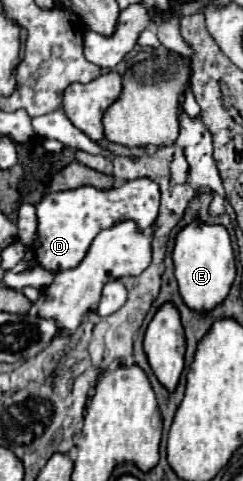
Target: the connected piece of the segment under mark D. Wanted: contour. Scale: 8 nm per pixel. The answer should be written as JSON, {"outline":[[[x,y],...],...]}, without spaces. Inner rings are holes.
{"outline":[[[149,178],[123,182],[111,190],[83,186],[69,192],[45,194],[41,204],[37,204],[39,228],[37,240],[33,242],[33,254],[37,256],[37,262],[51,272],[75,268],[85,258],[91,242],[101,230],[123,220],[135,220],[141,224],[141,228],[153,226],[159,212],[159,194],[161,192],[157,184]]]}

